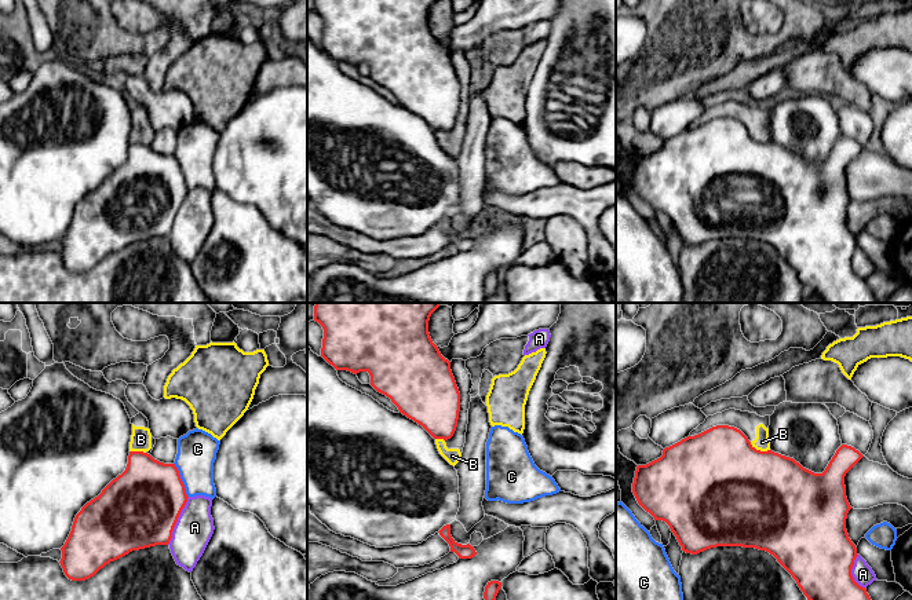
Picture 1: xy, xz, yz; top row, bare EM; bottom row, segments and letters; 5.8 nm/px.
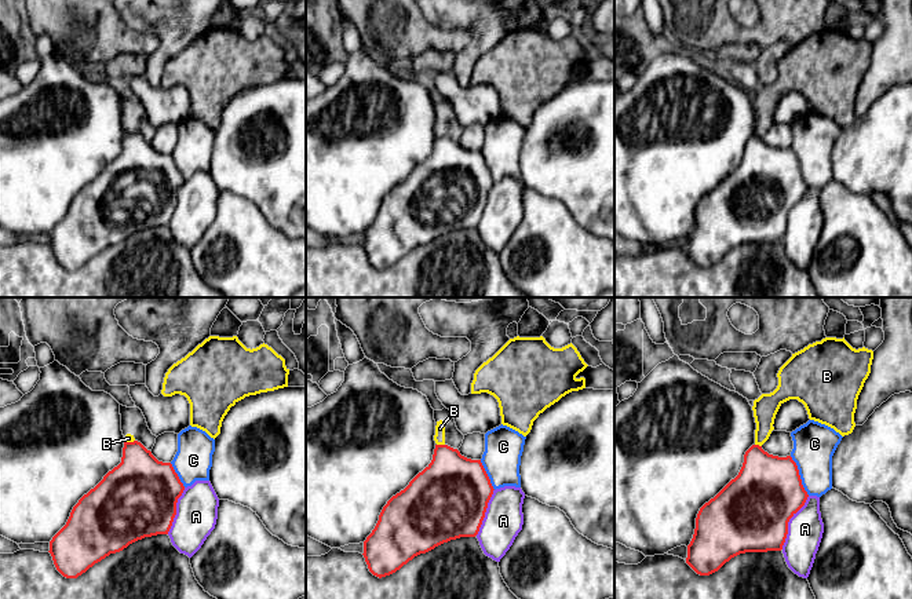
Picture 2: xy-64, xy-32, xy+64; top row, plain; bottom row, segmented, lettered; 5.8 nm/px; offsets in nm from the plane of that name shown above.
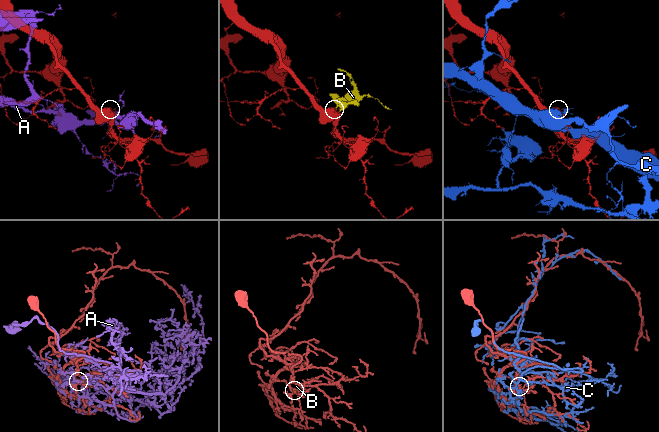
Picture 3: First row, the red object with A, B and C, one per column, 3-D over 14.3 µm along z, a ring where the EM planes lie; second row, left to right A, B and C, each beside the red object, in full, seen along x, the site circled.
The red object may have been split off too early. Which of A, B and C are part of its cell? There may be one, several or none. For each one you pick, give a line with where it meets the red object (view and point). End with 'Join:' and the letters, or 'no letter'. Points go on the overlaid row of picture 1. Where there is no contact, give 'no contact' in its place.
Join: no letter

